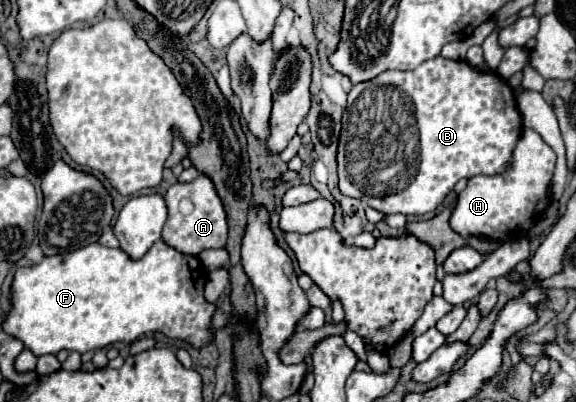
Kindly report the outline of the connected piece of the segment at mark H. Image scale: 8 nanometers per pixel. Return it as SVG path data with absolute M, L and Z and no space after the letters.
M523 130L509 170L501 176L473 176L457 196L449 226L459 236L481 236L497 242L519 240L549 206L549 182L555 170L555 152L533 130Z

